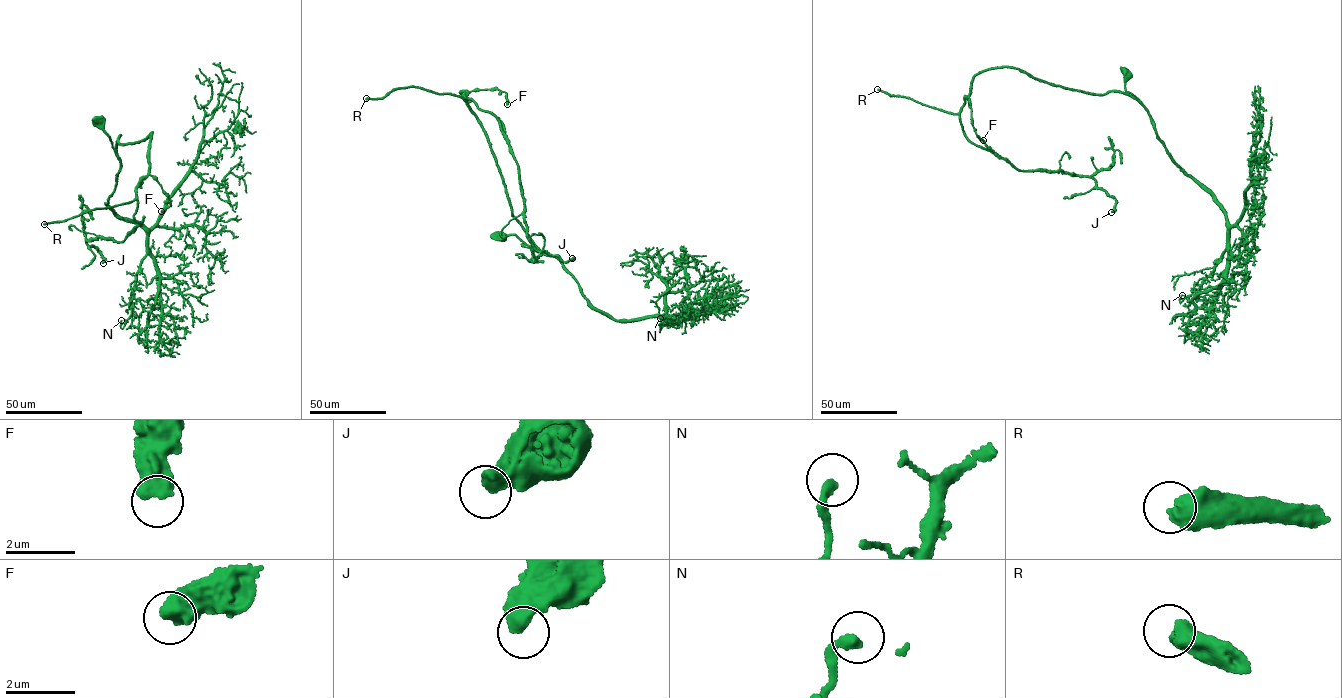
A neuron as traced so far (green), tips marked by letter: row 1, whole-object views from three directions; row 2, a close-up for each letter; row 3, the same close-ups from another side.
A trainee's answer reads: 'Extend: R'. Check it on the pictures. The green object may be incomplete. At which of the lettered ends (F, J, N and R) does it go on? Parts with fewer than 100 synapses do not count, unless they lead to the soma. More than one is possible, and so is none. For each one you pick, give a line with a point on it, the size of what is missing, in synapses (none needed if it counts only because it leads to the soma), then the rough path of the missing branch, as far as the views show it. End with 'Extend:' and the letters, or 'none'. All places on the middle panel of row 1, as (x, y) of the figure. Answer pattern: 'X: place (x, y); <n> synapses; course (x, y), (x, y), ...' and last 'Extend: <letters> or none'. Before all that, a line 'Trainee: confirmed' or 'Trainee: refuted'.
Trainee: confirmed
R: place (366, 98); 700 synapses
Extend: R

